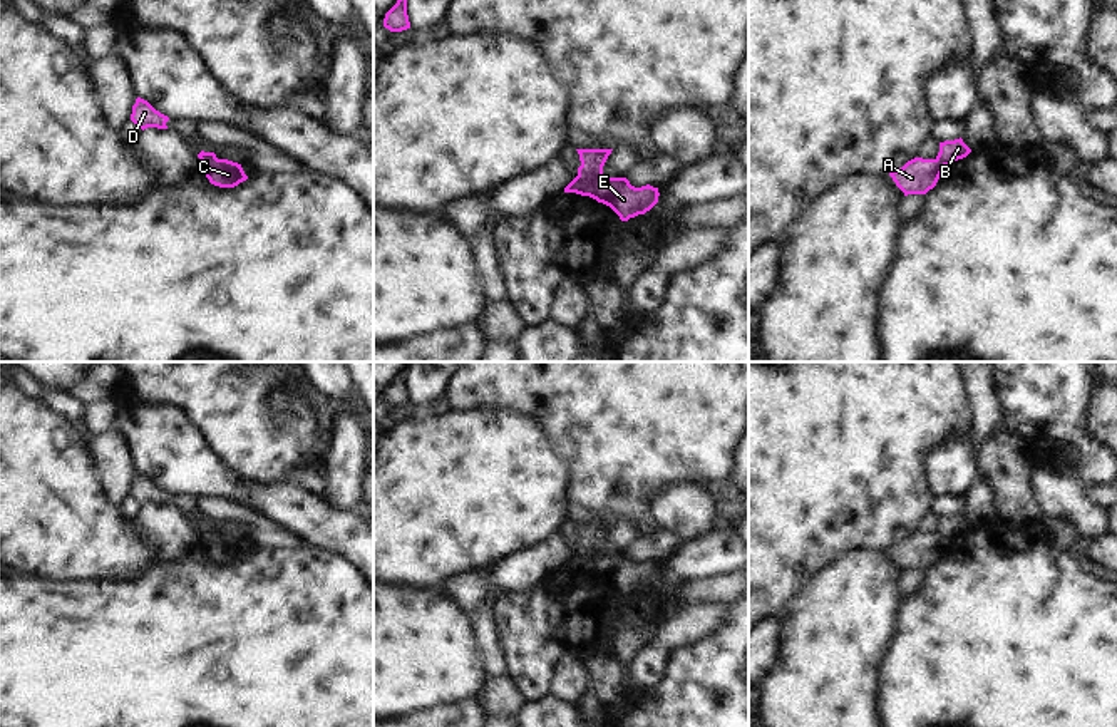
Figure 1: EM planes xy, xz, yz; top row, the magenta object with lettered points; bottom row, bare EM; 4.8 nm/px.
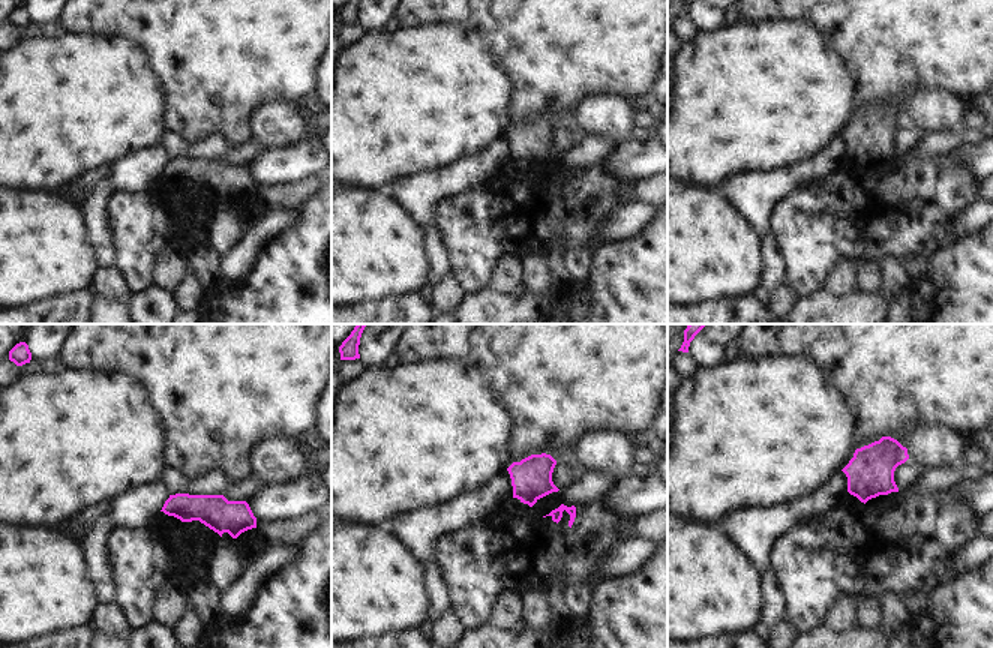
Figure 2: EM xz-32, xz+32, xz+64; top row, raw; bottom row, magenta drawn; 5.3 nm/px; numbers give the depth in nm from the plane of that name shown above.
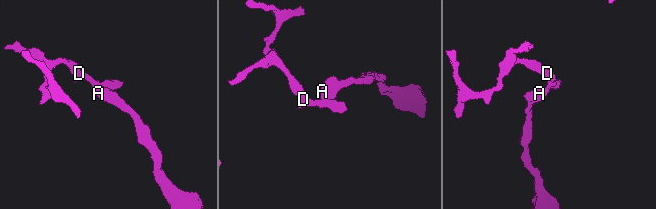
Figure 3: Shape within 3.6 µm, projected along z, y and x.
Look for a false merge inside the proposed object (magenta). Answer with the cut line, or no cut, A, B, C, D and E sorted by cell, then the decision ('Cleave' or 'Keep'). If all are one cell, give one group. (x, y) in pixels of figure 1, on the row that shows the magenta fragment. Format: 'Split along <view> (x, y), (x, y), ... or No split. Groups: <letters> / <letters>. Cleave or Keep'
Split along xz (576, 176), (602, 178). Groups: A C / B D E. Cleave.

